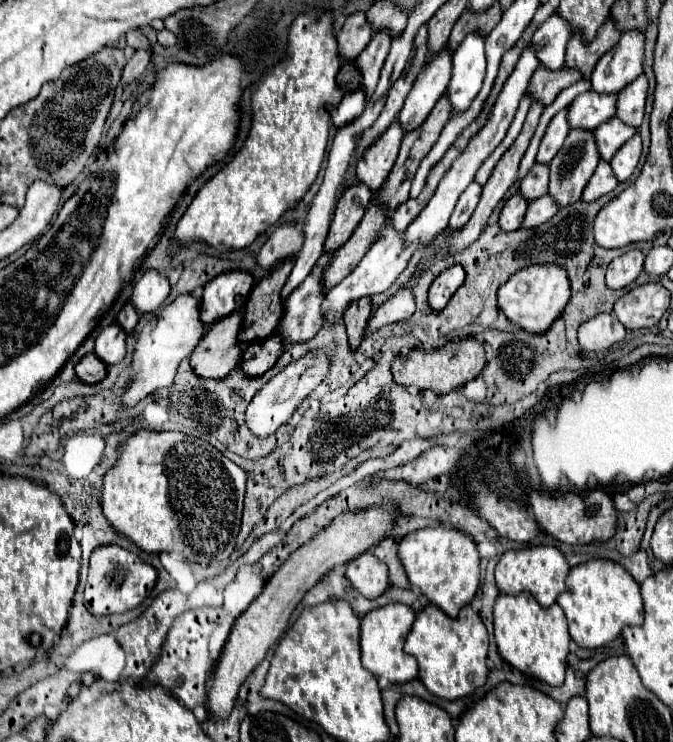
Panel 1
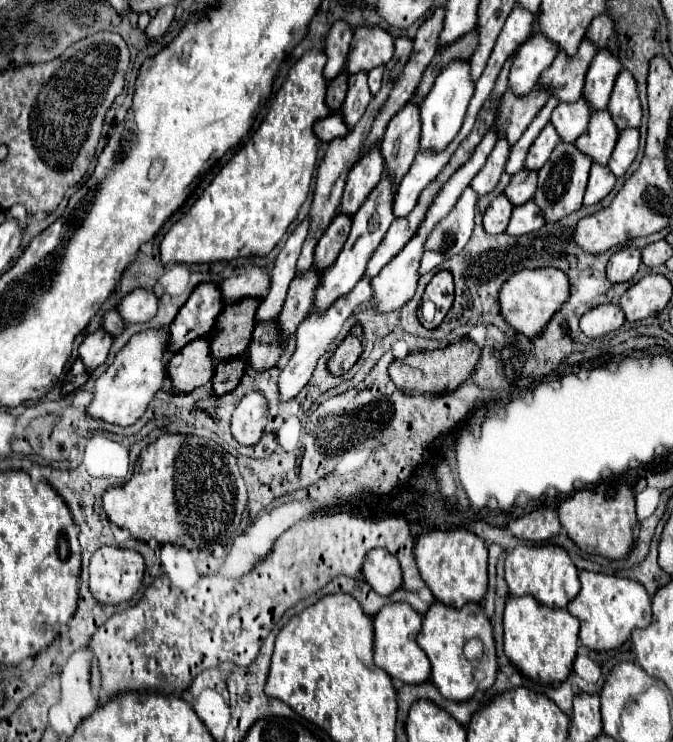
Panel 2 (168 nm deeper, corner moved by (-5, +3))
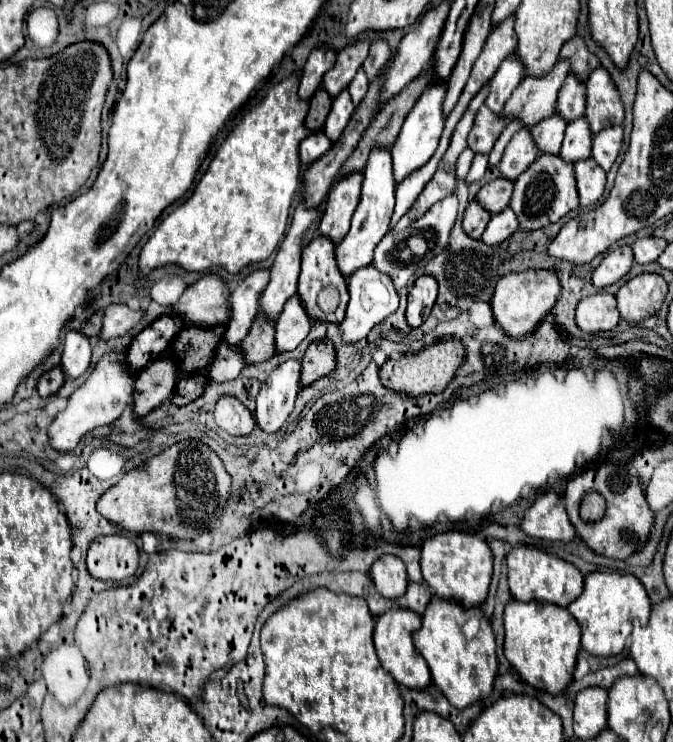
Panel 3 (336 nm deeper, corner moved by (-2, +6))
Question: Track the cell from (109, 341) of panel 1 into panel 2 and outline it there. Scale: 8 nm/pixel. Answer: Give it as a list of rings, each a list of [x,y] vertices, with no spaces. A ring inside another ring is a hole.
[[[102,329],[84,337],[84,341],[78,347],[78,357],[84,363],[88,373],[94,371],[96,367],[100,367],[106,361],[110,345],[112,345],[112,335],[104,333]]]

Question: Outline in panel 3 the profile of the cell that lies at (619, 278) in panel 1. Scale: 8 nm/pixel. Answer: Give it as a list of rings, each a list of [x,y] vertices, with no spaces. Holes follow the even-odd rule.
[[[619,246],[615,250],[611,250],[605,260],[595,268],[593,272],[593,284],[597,288],[615,284],[617,280],[621,280],[633,266],[633,250],[631,246]]]

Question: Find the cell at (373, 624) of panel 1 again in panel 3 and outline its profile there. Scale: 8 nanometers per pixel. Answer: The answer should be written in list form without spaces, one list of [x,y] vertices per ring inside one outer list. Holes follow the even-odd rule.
[[[391,608],[391,610],[383,612],[381,616],[377,616],[377,620],[375,620],[373,640],[375,640],[375,650],[381,660],[381,666],[399,684],[405,684],[407,688],[423,688],[423,686],[431,684],[429,666],[421,658],[421,654],[417,652],[417,648],[413,646],[413,640],[411,640],[411,632],[417,630],[419,626],[421,626],[421,616],[415,614],[413,610],[407,610],[407,608]]]

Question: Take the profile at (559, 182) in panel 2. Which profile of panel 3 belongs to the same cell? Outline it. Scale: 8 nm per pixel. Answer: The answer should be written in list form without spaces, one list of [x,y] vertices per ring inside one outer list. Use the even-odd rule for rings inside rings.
[[[541,154],[531,168],[527,168],[517,180],[515,190],[509,208],[515,210],[519,224],[523,230],[537,230],[543,226],[549,226],[563,216],[567,216],[571,210],[579,208],[579,194],[577,194],[577,182],[575,182],[575,164],[563,160],[555,154]]]

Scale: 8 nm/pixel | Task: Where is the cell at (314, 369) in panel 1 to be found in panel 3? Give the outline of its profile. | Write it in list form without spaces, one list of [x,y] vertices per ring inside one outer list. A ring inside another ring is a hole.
[[[233,396],[219,398],[215,406],[215,420],[219,428],[223,428],[227,434],[233,436],[251,434],[251,430],[255,428],[255,418],[251,410],[243,402],[235,400]]]

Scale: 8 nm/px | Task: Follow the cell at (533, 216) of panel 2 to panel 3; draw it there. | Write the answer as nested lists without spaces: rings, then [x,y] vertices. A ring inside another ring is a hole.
[[[507,208],[491,218],[481,240],[487,244],[499,244],[499,242],[507,240],[515,230],[519,230],[519,220],[517,220],[515,212],[511,208]]]

